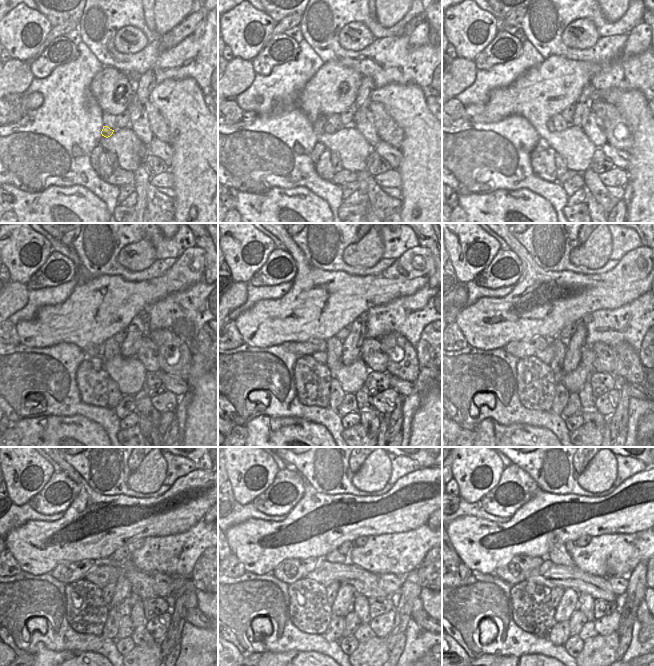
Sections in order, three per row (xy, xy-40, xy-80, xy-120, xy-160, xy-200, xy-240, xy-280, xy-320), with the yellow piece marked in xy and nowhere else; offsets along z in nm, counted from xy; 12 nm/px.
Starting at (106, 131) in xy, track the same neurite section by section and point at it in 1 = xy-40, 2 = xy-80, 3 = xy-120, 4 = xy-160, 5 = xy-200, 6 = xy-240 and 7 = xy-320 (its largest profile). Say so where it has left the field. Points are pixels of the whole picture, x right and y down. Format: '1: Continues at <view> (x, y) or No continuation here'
1: Continues at xy-40 (328, 128)
2: Continues at xy-80 (550, 126)
3: Continues at xy-120 (97, 348)
4: Continues at xy-160 (309, 347)
5: Continues at xy-200 (520, 350)
6: Continues at xy-240 (68, 572)
7: Continues at xy-320 (515, 570)

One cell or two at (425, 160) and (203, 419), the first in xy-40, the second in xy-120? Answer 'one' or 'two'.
one

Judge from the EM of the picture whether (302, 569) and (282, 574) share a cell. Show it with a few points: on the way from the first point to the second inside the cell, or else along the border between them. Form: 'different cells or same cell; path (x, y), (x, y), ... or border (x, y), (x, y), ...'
same cell; path (297, 568), (287, 572)

